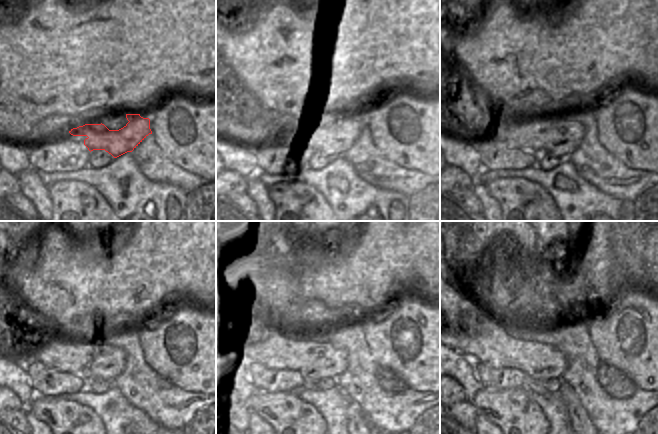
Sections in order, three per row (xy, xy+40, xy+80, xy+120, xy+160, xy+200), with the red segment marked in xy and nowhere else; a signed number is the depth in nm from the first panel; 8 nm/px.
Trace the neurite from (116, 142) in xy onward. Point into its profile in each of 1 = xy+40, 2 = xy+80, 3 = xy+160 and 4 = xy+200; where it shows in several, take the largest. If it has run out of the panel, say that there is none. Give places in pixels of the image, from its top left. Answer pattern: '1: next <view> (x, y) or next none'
1: next xy+40 (334, 136)
2: next xy+80 (560, 138)
3: next xy+160 (236, 325)
4: next xy+200 (465, 326)

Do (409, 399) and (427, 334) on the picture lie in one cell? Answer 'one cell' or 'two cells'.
two cells

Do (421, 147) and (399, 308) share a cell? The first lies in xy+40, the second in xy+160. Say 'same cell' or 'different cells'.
same cell

